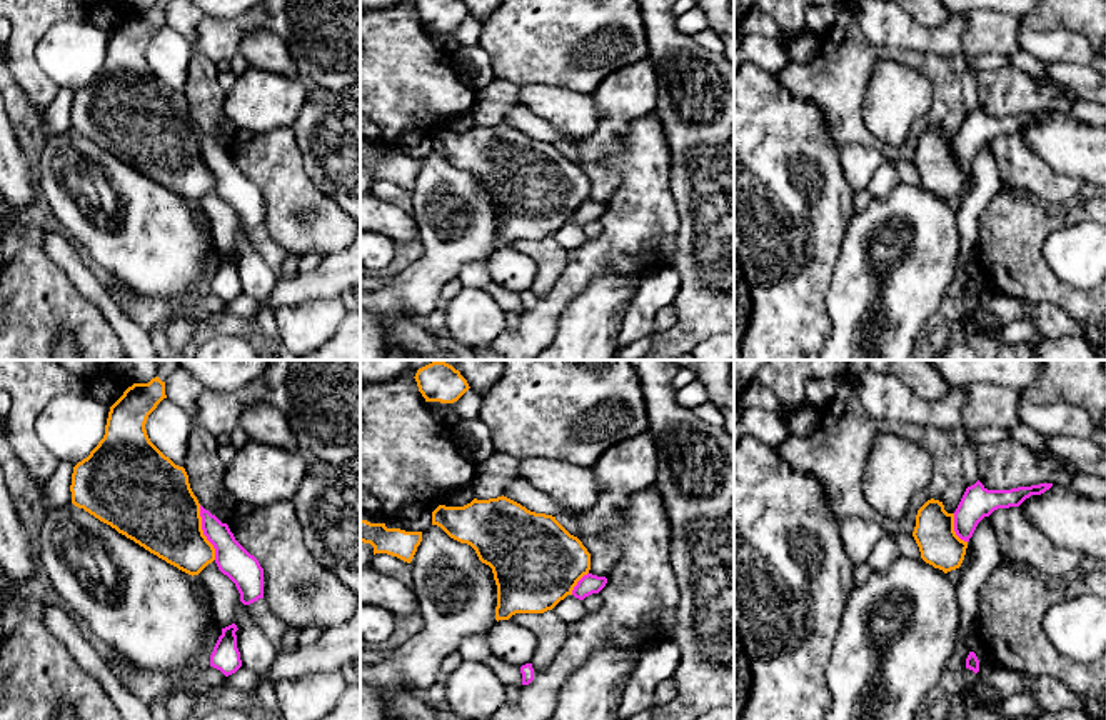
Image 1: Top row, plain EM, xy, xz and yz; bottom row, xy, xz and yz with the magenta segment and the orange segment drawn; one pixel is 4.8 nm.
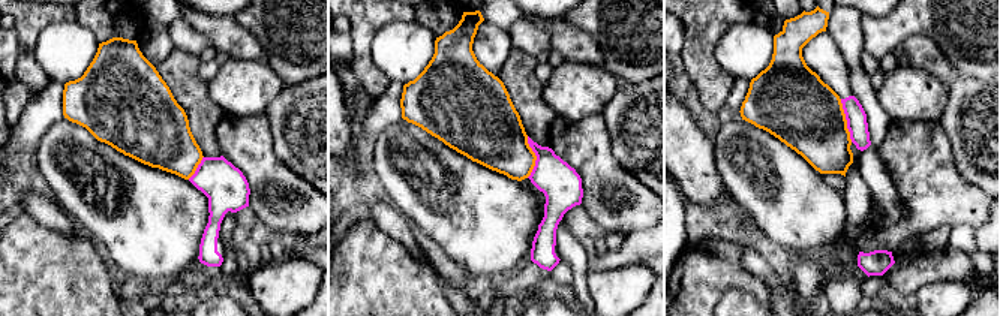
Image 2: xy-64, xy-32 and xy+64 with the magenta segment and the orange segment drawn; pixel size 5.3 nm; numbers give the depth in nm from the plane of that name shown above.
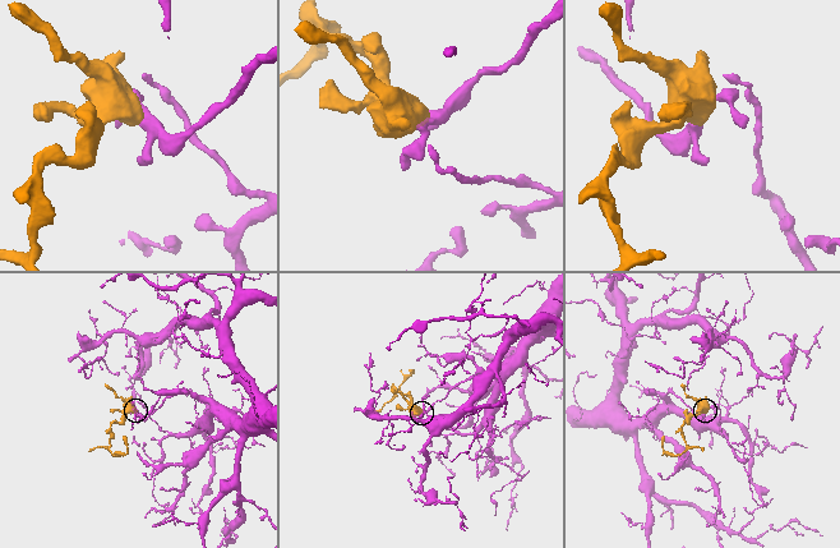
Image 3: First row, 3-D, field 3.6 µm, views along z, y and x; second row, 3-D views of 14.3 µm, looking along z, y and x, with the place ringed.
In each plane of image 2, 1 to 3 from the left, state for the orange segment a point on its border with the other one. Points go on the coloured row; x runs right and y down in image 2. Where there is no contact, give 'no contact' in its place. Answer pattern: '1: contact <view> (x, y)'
1: contact xy-64 (197, 168)
2: contact xy-32 (537, 158)
3: contact xy+64 (846, 119)

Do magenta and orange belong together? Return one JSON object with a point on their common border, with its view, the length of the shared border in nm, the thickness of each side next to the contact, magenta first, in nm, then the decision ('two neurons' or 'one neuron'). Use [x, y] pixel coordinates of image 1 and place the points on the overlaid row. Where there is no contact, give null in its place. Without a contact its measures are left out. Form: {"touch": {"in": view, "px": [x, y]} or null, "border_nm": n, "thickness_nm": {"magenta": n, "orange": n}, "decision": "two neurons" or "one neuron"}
{"touch": {"in": "xy", "px": [204, 532]}, "border_nm": 280, "thickness_nm": {"magenta": 160, "orange": 380}, "decision": "two neurons"}

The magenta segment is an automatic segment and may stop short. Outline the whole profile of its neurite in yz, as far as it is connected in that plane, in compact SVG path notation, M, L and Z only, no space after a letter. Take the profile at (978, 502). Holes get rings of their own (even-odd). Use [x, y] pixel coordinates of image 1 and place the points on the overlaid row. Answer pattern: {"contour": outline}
{"contour": "M978 480L966 488L954 512L954 532L961 540L969 542L984 517L989 517L998 508L1019 507L1031 495L1041 495L1051 487L1053 483L1039 483L1011 490L988 490Z"}

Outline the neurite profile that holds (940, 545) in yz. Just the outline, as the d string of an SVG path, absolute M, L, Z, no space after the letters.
M931 498L917 510L912 537L919 547L921 558L926 563L943 570L944 573L961 567L966 555L968 542L961 540L956 535L954 513L948 513L943 502Z

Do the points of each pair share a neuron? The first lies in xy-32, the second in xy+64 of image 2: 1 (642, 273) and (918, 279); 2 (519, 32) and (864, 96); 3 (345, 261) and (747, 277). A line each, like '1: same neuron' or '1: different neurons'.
1: different neurons
2: different neurons
3: same neuron

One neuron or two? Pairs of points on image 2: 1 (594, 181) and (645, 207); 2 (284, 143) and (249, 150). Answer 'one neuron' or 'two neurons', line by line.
1: one neuron
2: two neurons

